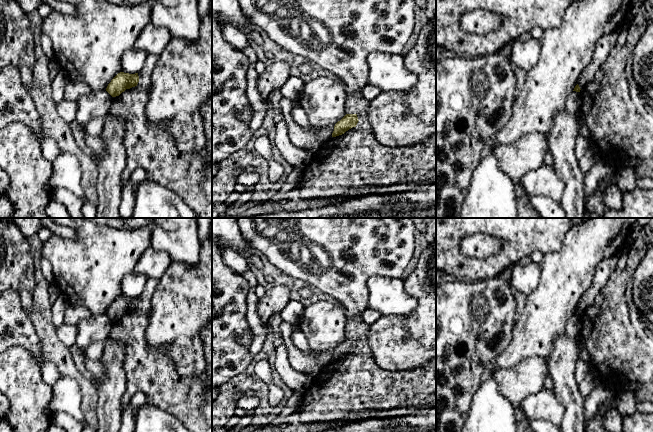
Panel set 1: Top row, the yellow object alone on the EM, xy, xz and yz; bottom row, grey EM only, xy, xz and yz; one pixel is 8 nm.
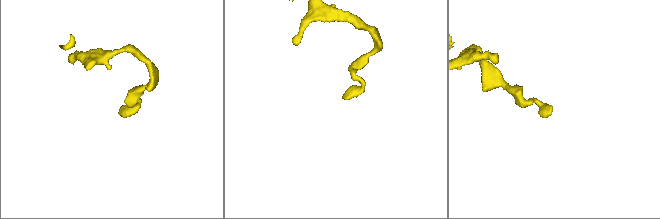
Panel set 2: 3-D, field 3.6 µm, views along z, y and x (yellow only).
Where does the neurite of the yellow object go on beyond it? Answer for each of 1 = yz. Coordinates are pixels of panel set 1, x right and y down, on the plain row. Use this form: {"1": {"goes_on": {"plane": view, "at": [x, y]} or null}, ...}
{"1": {"goes_on": null}}

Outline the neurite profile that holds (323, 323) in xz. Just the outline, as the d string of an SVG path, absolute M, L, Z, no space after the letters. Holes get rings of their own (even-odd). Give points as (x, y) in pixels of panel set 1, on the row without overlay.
M320 300L306 307L296 327L307 338L310 350L316 354L334 351L345 339L347 314L343 306Z

